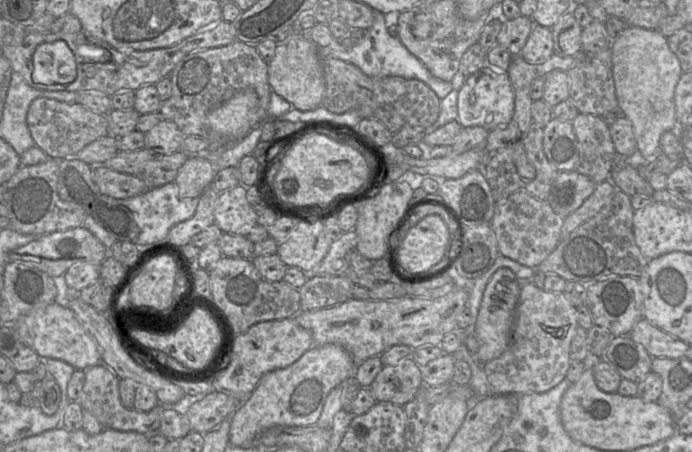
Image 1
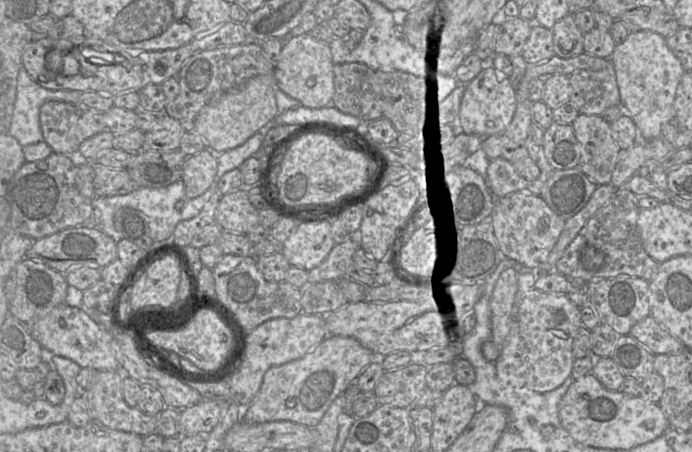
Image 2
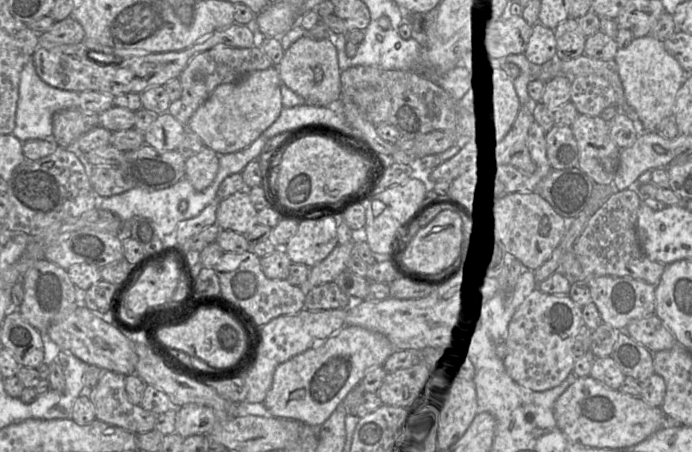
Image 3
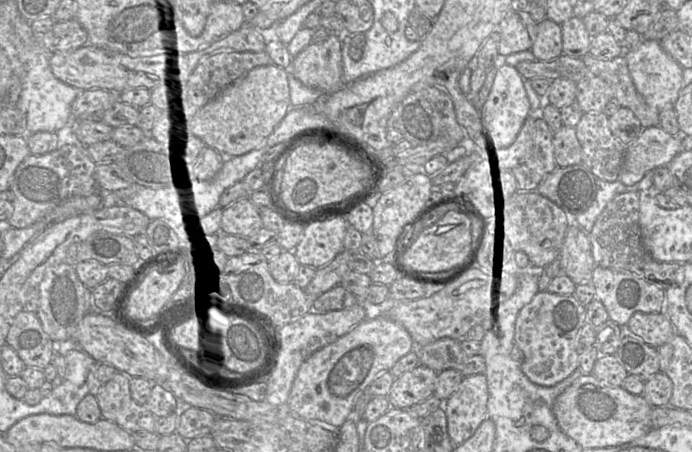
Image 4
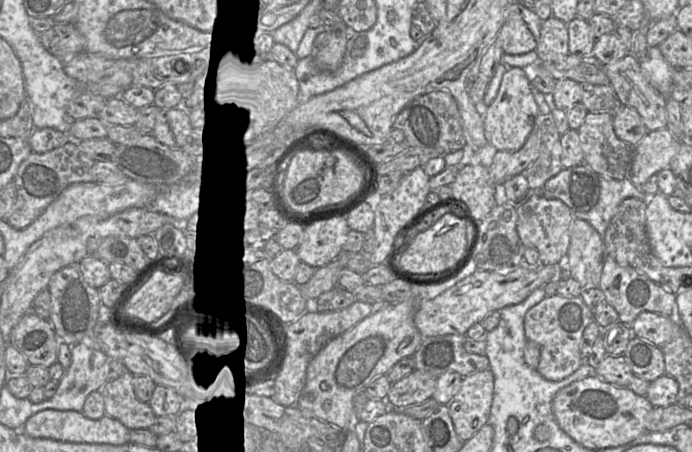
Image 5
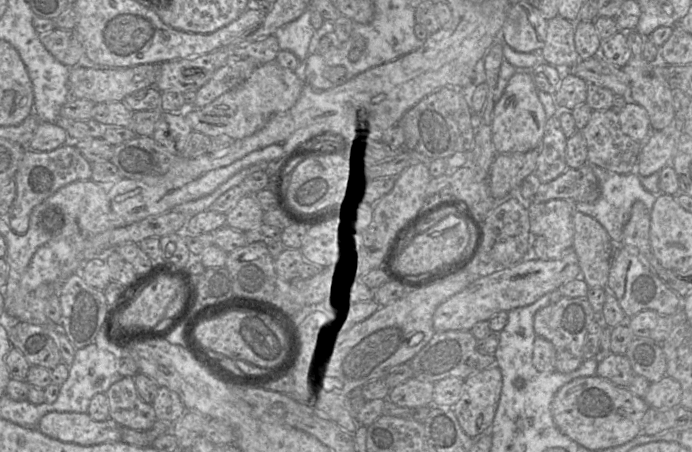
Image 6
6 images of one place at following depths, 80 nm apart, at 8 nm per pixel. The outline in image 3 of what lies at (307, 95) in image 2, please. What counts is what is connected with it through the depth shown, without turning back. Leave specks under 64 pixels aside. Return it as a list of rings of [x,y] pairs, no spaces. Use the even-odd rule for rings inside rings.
[[[304,35],[284,51],[277,66],[283,85],[301,96],[307,104],[315,106],[336,105],[340,99],[340,68],[334,39],[317,40]]]

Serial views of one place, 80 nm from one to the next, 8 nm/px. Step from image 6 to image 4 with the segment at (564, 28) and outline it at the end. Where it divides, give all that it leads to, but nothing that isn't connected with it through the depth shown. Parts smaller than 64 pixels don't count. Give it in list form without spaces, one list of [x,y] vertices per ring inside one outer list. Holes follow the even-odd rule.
[[[545,19],[536,25],[536,39],[530,51],[538,61],[551,61],[562,53],[562,29],[556,22]]]

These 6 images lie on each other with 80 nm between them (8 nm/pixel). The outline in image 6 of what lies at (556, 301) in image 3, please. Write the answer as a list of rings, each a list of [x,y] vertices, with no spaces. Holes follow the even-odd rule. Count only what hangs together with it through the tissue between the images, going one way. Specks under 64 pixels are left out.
[[[562,297],[558,302],[538,310],[534,316],[537,336],[550,341],[556,349],[555,371],[566,374],[577,370],[583,363],[582,349],[590,325],[596,321],[596,313],[588,299]]]

